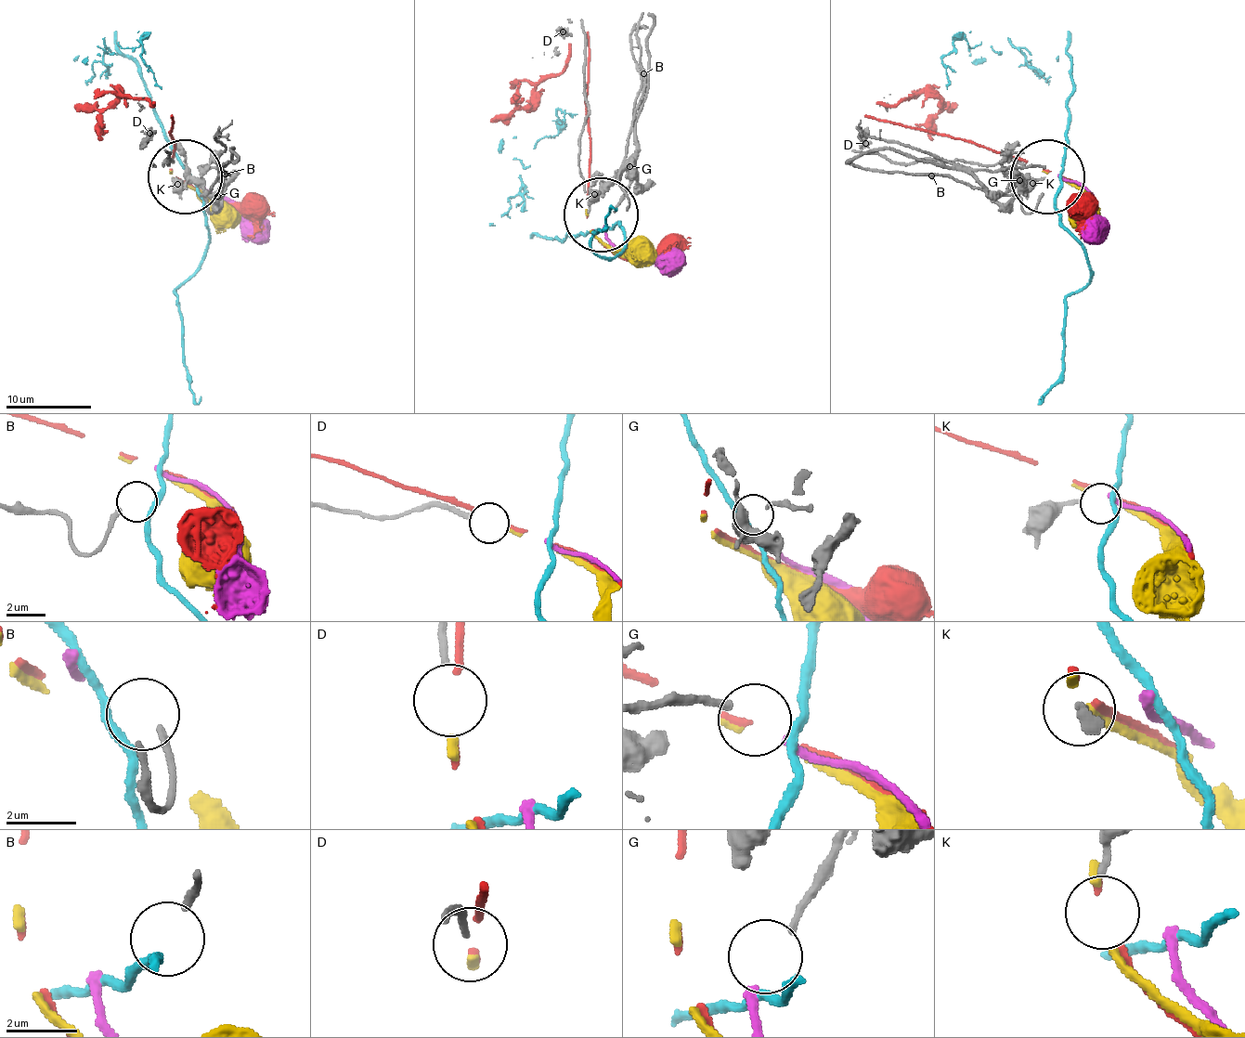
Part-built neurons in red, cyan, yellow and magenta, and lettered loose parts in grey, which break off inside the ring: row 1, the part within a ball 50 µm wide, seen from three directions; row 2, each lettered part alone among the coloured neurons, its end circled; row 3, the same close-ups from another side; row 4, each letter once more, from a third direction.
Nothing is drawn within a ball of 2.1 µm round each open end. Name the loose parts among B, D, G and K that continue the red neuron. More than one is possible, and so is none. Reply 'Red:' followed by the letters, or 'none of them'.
Red: none of them

